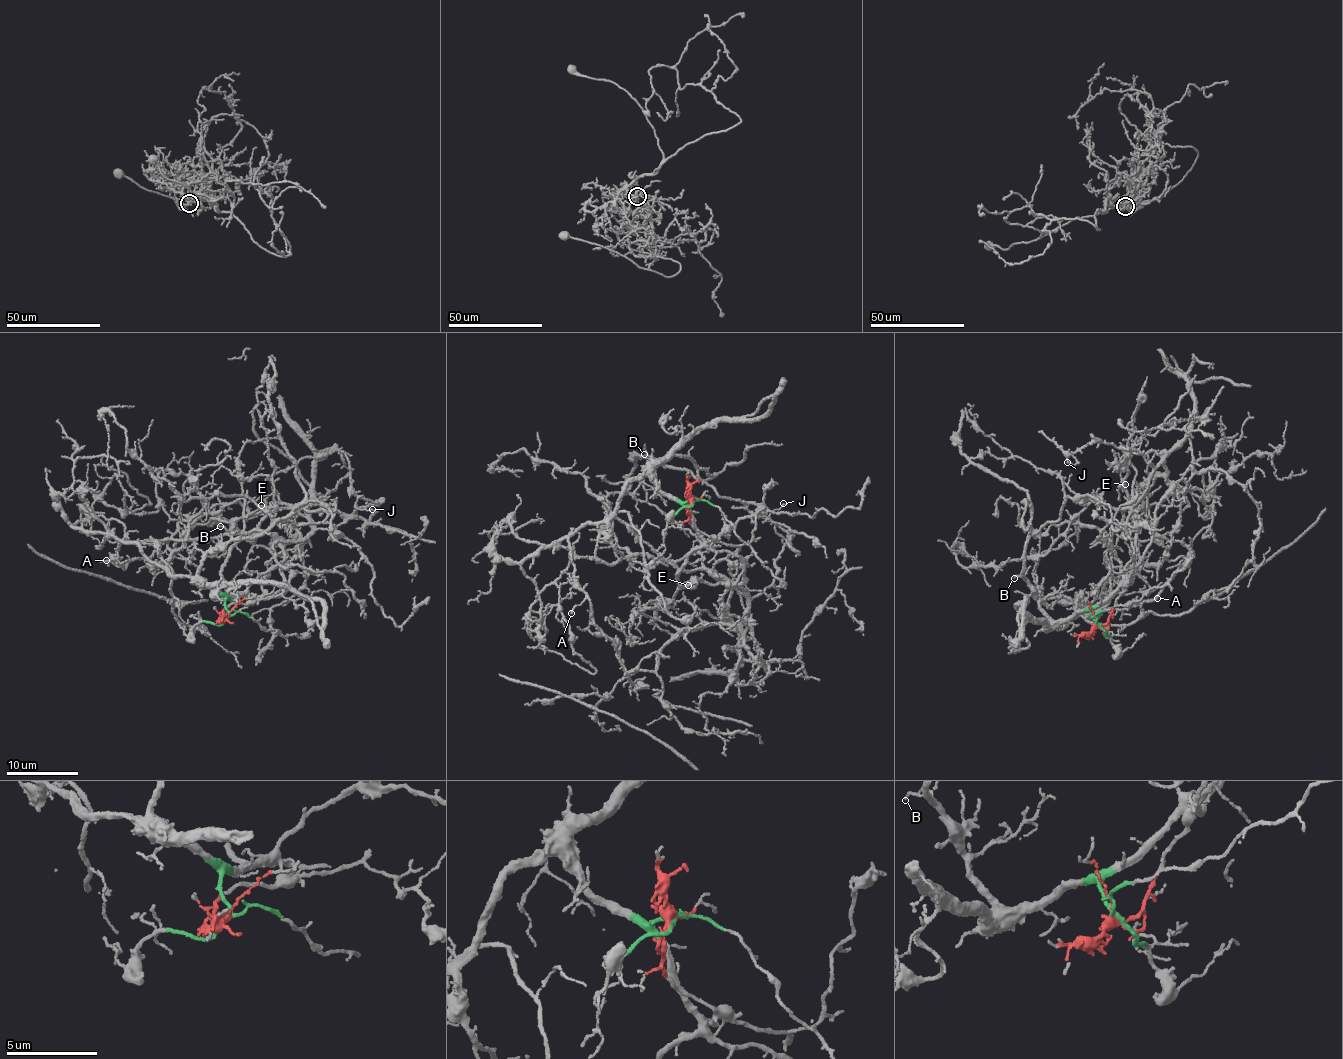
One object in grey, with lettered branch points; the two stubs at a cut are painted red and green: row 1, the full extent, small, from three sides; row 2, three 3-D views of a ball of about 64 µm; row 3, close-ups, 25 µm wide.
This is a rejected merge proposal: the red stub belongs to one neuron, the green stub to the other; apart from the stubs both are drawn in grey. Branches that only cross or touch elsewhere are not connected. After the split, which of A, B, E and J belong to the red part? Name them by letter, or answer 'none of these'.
J

